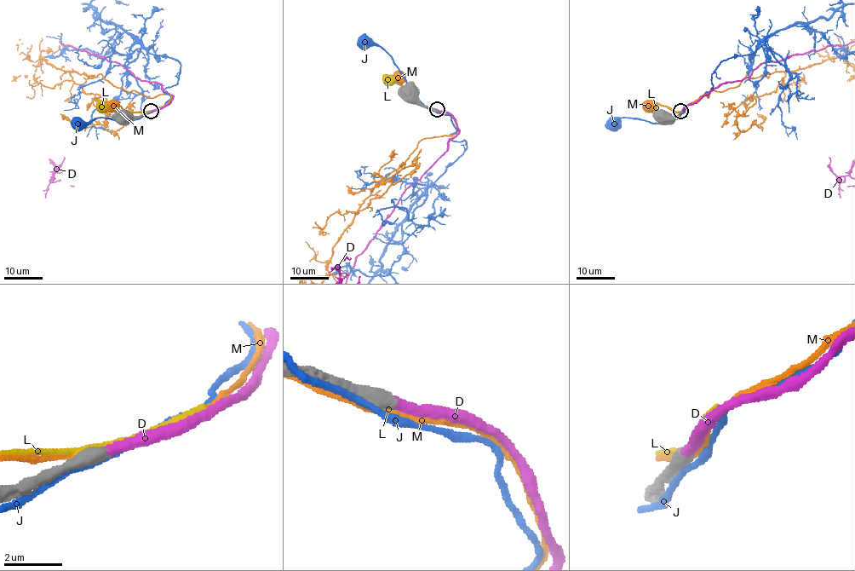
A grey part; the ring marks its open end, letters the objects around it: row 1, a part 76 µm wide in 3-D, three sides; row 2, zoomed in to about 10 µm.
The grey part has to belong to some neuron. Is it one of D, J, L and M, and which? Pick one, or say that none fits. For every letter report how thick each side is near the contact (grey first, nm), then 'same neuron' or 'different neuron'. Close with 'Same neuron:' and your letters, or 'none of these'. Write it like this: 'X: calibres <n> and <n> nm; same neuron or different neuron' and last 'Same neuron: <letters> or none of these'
D: calibres 460 and 320 nm; same neuron
J: calibres 340 and 200 nm; different neuron
L: calibres 500 and 200 nm; different neuron
M: calibres 550 and 200 nm; different neuron
Same neuron: D

